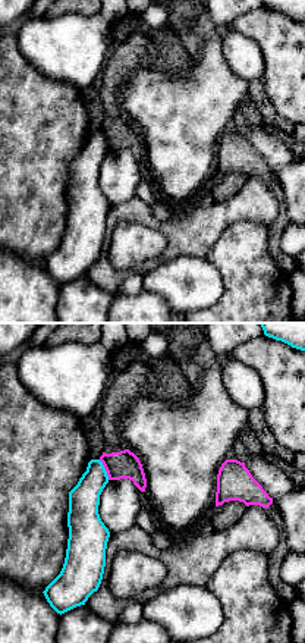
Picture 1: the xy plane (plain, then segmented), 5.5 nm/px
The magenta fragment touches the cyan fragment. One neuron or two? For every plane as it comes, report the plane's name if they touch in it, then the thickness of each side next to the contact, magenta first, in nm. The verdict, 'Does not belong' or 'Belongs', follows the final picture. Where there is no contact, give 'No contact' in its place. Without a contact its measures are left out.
Touches magenta in xy. Thickness 160 nm (magenta) against 170 nm

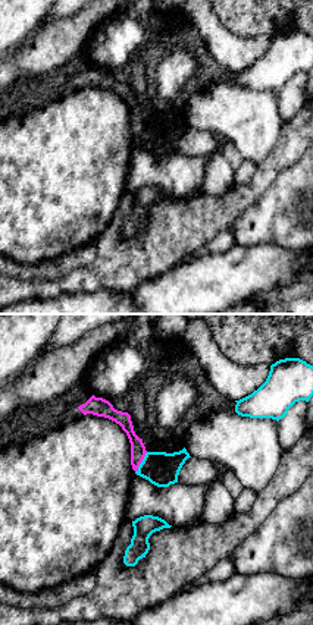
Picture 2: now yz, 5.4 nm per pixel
Touches magenta in yz. Thickness 80 nm (magenta) against 190 nm

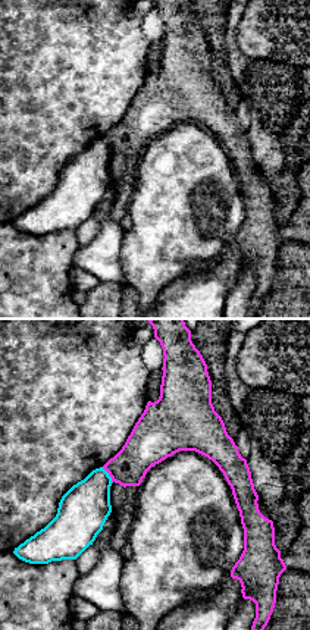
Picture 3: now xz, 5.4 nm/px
Touches magenta in xz. Thickness 220 nm (magenta) against 280 nm

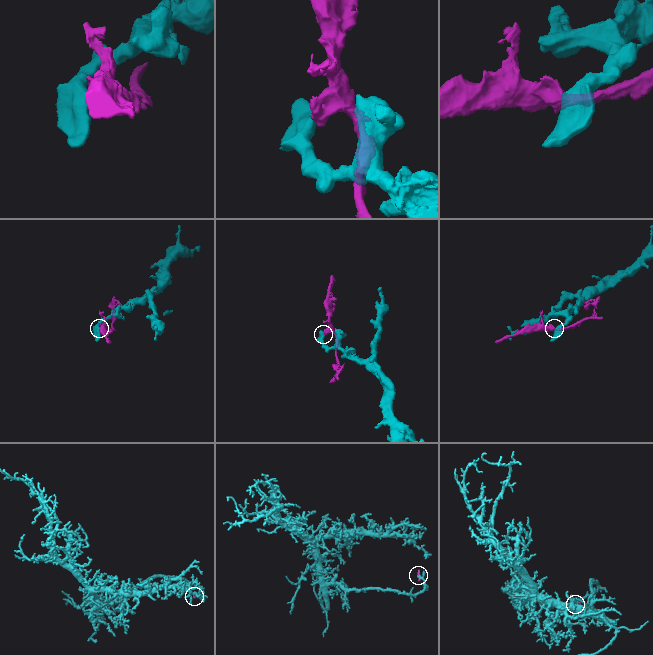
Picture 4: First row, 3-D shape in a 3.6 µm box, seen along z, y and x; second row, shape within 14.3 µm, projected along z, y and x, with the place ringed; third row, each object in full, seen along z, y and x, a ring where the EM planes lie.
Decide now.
Does not belong

